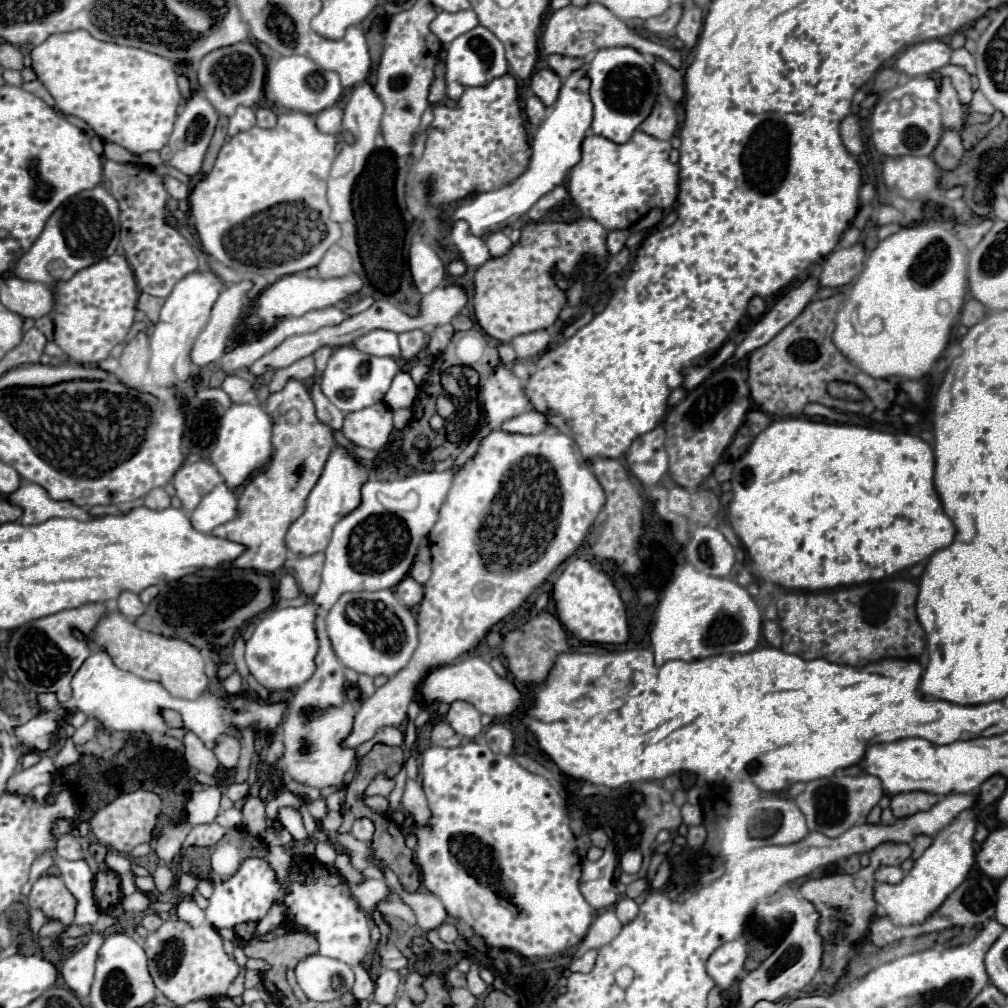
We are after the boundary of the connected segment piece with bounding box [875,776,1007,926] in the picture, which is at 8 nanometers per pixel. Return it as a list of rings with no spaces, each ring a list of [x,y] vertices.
[[[991,776],[979,788],[979,804],[971,810],[961,812],[947,828],[943,828],[935,838],[933,844],[915,860],[913,868],[905,874],[899,884],[877,884],[875,886],[875,902],[879,904],[879,912],[887,916],[897,926],[911,926],[923,924],[937,908],[947,900],[947,896],[967,878],[973,862],[975,862],[975,848],[973,848],[973,834],[975,834],[975,820],[981,806],[995,802],[1007,788],[1007,780],[1003,776]]]

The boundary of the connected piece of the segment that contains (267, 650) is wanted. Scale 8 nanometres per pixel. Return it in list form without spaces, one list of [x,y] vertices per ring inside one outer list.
[[[307,602],[303,606],[291,606],[271,610],[255,626],[251,638],[245,644],[245,662],[253,678],[271,692],[285,692],[305,684],[315,672],[315,656],[319,640],[315,632],[315,618],[319,606]]]

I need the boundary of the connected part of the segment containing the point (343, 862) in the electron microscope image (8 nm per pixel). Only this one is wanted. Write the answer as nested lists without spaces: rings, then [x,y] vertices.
[[[337,854],[335,870],[337,870],[345,880],[349,880],[349,882],[361,882],[359,872],[355,872],[355,870],[353,870],[353,866],[351,866],[351,862],[349,862],[349,858],[347,858],[345,854]]]

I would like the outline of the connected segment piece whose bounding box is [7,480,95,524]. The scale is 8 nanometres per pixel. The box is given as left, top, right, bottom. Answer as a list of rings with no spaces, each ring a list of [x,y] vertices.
[[[21,480],[21,488],[7,496],[9,504],[17,504],[23,510],[21,524],[39,524],[53,516],[77,518],[77,520],[93,520],[85,508],[75,506],[71,500],[53,500],[45,488],[39,484]]]

